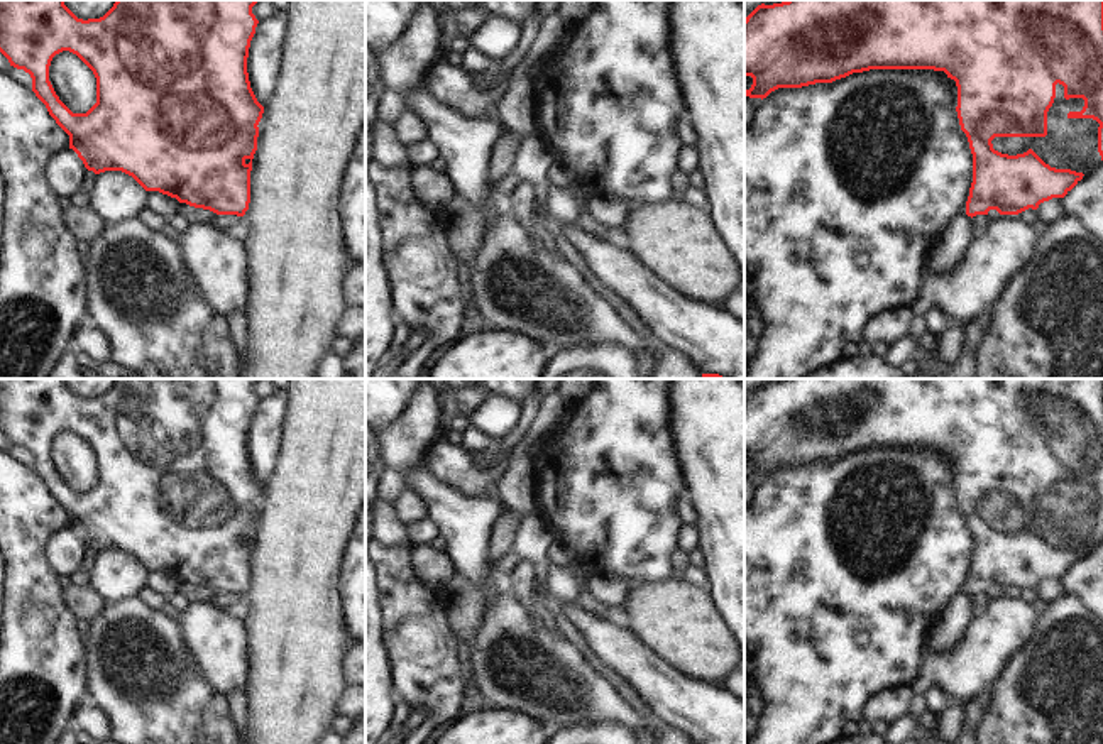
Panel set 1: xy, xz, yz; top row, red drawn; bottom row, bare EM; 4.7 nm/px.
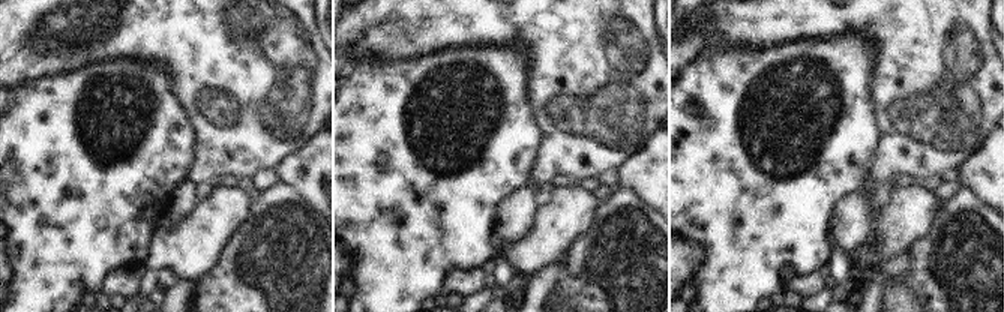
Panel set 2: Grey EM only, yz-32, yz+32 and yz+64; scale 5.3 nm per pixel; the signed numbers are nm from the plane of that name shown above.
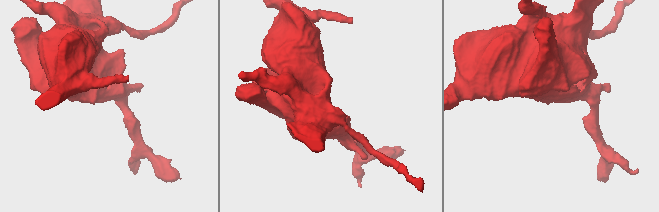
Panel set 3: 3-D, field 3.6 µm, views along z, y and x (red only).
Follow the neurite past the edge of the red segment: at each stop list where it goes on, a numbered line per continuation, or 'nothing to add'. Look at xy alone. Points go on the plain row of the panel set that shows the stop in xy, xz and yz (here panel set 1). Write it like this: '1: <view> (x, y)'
nothing to add

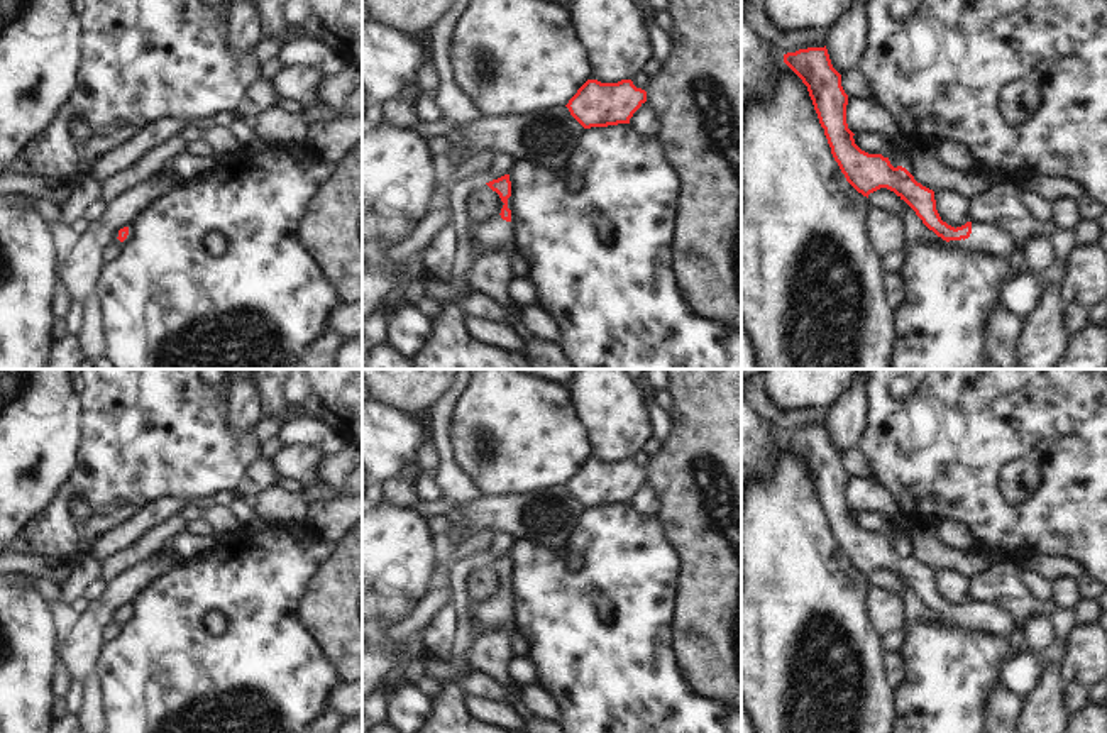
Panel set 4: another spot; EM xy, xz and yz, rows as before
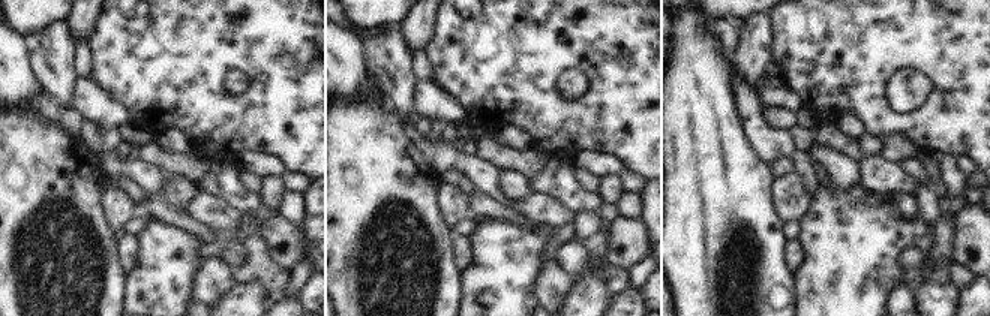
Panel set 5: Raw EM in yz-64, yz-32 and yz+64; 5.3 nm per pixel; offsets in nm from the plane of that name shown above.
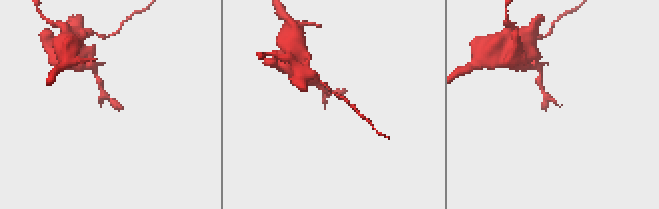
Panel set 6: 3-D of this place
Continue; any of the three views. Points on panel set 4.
1: yz (984, 617)

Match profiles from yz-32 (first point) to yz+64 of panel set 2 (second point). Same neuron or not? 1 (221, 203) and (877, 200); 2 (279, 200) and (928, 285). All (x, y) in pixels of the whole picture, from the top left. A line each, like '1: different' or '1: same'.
1: different
2: same

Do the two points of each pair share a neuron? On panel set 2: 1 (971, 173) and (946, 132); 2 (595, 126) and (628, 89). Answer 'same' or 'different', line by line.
1: different
2: same

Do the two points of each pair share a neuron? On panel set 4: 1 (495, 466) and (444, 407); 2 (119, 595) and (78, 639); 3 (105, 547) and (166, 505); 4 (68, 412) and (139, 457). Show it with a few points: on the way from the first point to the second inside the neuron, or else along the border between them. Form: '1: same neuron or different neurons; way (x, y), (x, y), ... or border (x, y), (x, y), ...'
1: different neurons; border (466, 386), (451, 417), (452, 456)
2: same neuron; way (109, 605), (88, 628)
3: same neuron; way (121, 537), (151, 515)
4: different neurons; border (78, 395), (80, 446), (75, 459)

